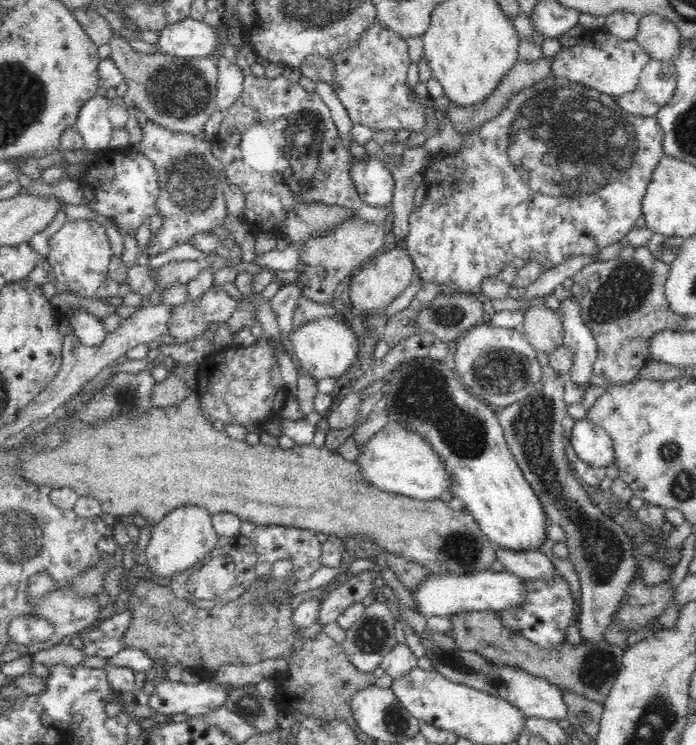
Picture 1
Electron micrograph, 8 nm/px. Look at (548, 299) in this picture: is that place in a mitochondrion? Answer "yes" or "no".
no

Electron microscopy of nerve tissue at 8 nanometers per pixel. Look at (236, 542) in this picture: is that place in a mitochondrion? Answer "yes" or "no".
no

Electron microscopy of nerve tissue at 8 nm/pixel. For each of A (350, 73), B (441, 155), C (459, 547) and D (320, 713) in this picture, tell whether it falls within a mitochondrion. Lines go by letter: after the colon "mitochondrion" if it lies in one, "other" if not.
A: other
B: other
C: mitochondrion
D: other

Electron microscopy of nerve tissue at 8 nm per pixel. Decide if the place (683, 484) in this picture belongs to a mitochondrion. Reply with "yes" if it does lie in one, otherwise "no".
yes

